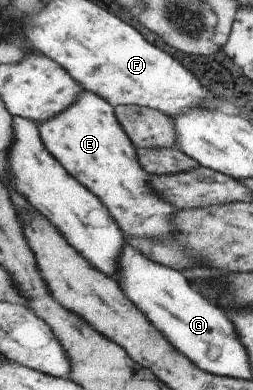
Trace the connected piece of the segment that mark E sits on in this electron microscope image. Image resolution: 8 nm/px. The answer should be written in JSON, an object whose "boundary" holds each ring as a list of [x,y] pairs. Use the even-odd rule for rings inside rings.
{"boundary":[[[84,89],[69,109],[40,123],[39,133],[47,149],[62,162],[63,167],[103,200],[117,225],[123,225],[121,231],[125,237],[161,237],[173,231],[171,215],[182,209],[169,205],[149,187],[151,174],[139,165],[138,149],[109,101]]]}

